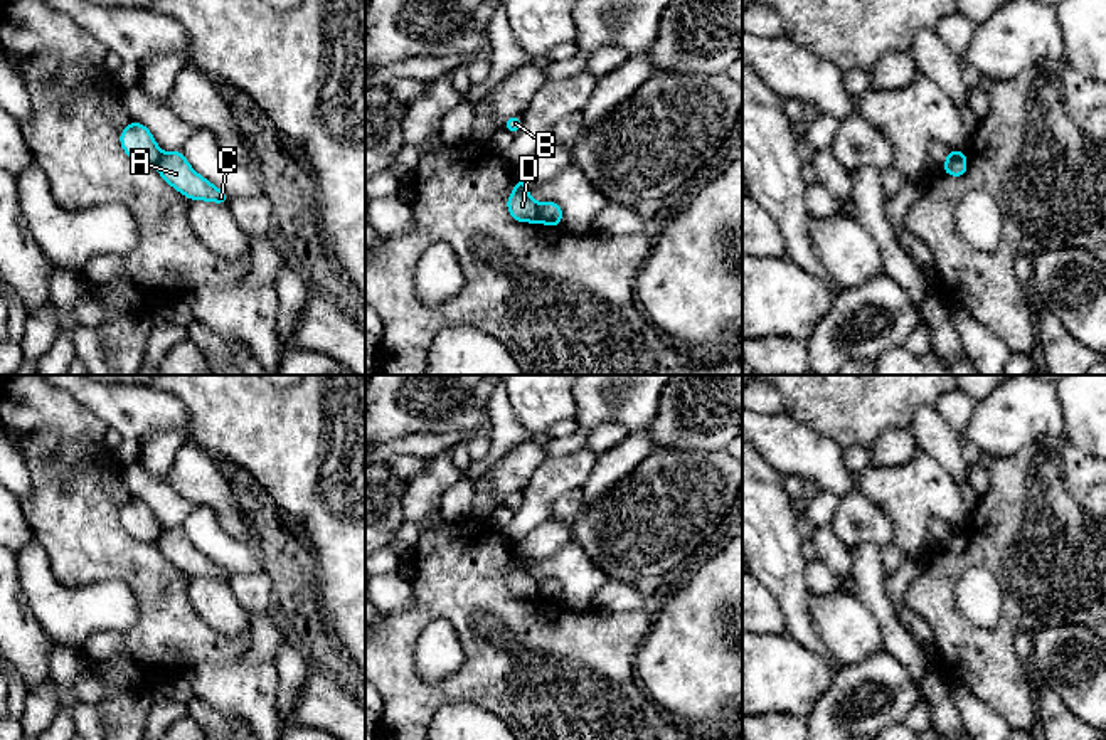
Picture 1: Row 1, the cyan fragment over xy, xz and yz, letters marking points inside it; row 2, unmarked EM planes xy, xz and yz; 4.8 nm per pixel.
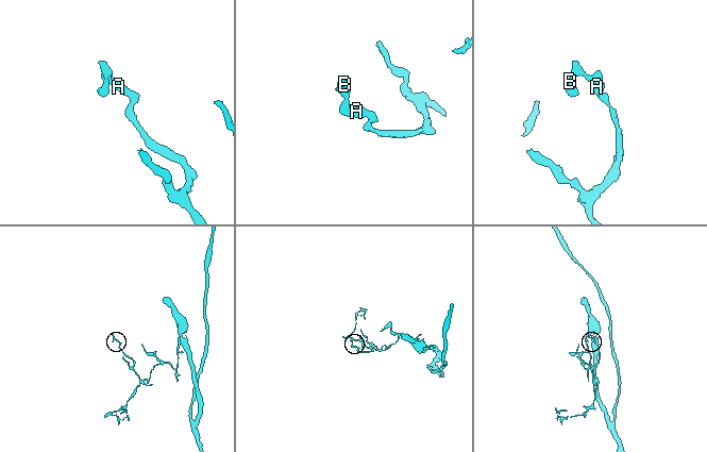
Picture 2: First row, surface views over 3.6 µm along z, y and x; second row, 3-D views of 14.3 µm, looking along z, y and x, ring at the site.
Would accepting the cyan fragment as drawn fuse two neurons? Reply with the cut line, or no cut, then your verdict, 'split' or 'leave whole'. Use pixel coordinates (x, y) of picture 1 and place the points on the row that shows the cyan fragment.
xz (536, 204), (539, 221) | split

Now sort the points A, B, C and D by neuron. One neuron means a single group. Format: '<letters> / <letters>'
A C / B D

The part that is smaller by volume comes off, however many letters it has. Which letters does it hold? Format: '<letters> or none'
B, D

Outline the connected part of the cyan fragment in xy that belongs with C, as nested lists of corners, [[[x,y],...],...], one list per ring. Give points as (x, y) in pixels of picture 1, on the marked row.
[[[182,150],[163,153],[155,168],[160,177],[189,200],[227,205],[229,195],[200,177],[185,160]]]

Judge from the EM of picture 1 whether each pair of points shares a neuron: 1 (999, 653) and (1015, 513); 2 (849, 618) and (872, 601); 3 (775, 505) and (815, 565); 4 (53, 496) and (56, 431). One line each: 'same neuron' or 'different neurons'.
1: same neuron
2: different neurons
3: different neurons
4: same neuron

